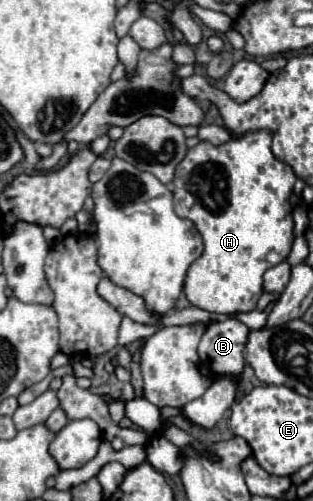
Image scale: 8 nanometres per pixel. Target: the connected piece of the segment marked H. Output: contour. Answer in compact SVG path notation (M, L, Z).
M258 130L242 136L240 140L230 140L222 146L210 142L198 142L190 148L178 164L172 180L174 190L174 210L180 218L194 222L204 240L204 252L194 260L186 272L184 294L186 298L208 312L232 314L232 312L250 312L256 308L258 298L262 296L262 276L274 264L280 264L290 254L294 242L294 222L290 194L296 182L294 170L276 160L270 150L272 134L268 130Z

